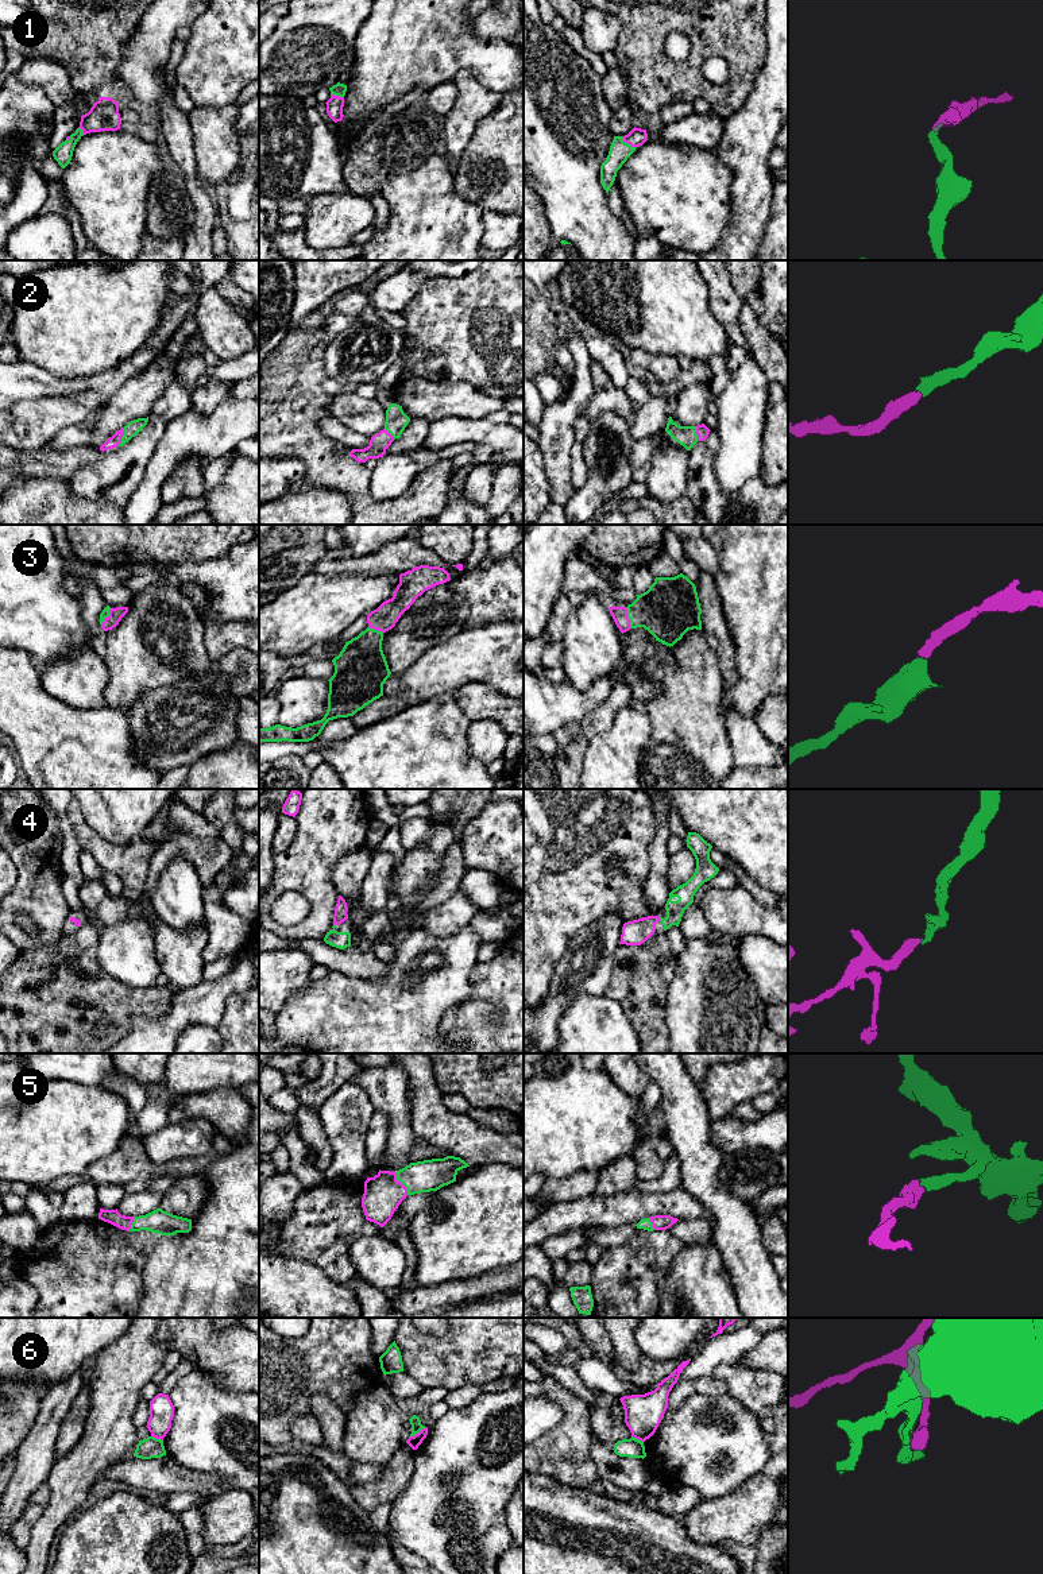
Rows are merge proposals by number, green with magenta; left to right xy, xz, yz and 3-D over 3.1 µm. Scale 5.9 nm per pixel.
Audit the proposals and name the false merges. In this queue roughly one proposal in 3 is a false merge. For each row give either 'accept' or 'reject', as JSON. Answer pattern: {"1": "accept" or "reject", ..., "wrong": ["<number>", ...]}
{"1": "accept", "2": "accept", "3": "accept", "4": "accept", "5": "accept", "6": "reject", "wrong": ["6"]}

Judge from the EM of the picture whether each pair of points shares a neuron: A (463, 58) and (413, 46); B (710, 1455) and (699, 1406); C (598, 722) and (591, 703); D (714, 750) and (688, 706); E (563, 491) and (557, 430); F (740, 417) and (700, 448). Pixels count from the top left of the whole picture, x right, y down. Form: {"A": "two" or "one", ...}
{"A": "one", "B": "one", "C": "two", "D": "one", "E": "one", "F": "two"}

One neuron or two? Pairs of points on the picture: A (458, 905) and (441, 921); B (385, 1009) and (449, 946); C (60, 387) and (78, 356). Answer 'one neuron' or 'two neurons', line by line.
A: one neuron
B: one neuron
C: two neurons

